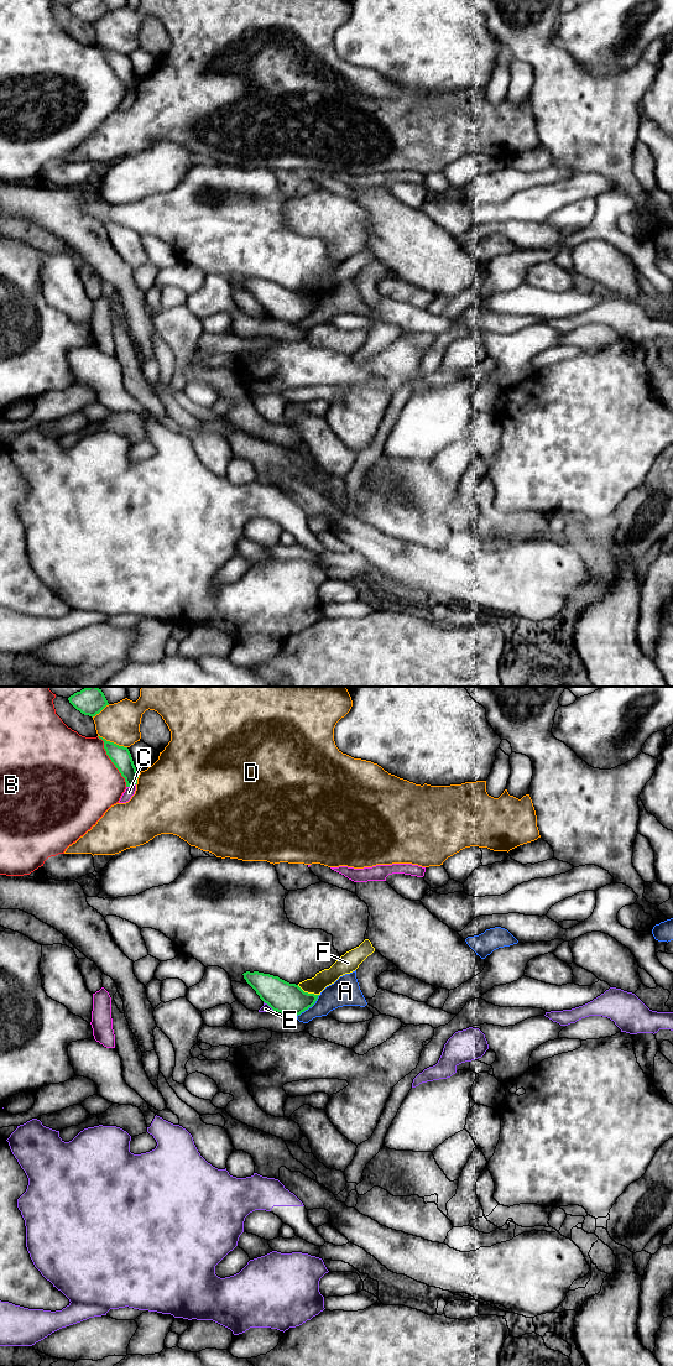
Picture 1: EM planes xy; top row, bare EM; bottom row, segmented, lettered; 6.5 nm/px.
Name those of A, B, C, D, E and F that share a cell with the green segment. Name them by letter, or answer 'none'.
none

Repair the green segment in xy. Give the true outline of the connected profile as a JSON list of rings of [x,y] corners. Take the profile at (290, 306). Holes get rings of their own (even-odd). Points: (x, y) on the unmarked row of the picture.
[[[259,278],[242,281],[246,290],[273,318],[298,323],[312,314],[319,302],[304,299],[298,292]]]

